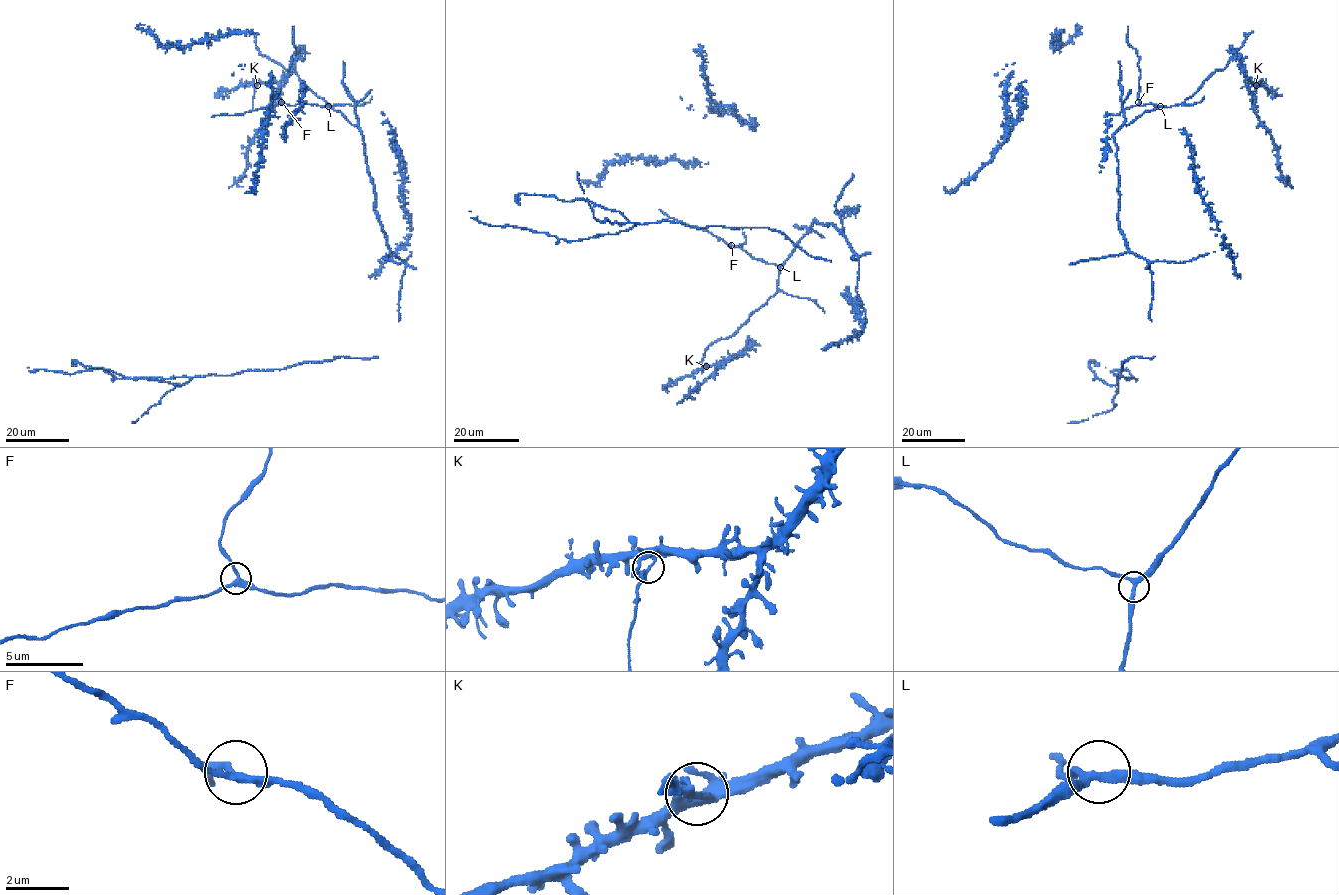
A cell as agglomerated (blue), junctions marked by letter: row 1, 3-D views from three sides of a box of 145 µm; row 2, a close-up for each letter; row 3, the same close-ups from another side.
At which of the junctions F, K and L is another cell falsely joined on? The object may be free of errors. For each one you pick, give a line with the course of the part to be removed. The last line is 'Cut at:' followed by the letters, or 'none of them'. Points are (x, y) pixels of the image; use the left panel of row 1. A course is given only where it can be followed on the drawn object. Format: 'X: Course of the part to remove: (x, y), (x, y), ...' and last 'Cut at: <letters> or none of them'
K: Course of the part to remove: (257, 85), (253, 111)
Cut at: K

